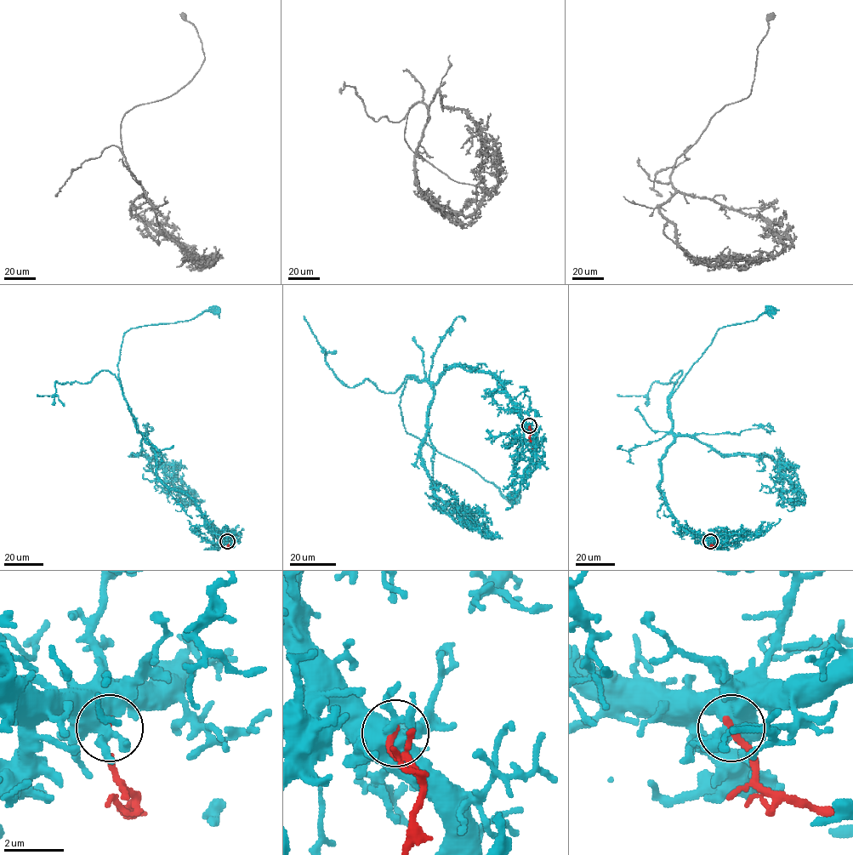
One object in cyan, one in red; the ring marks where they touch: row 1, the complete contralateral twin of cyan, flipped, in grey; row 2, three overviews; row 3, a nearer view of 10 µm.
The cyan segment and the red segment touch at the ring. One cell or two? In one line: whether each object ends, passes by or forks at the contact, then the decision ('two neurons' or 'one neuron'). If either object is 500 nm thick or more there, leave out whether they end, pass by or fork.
cyan forks; red ends; two neurons

